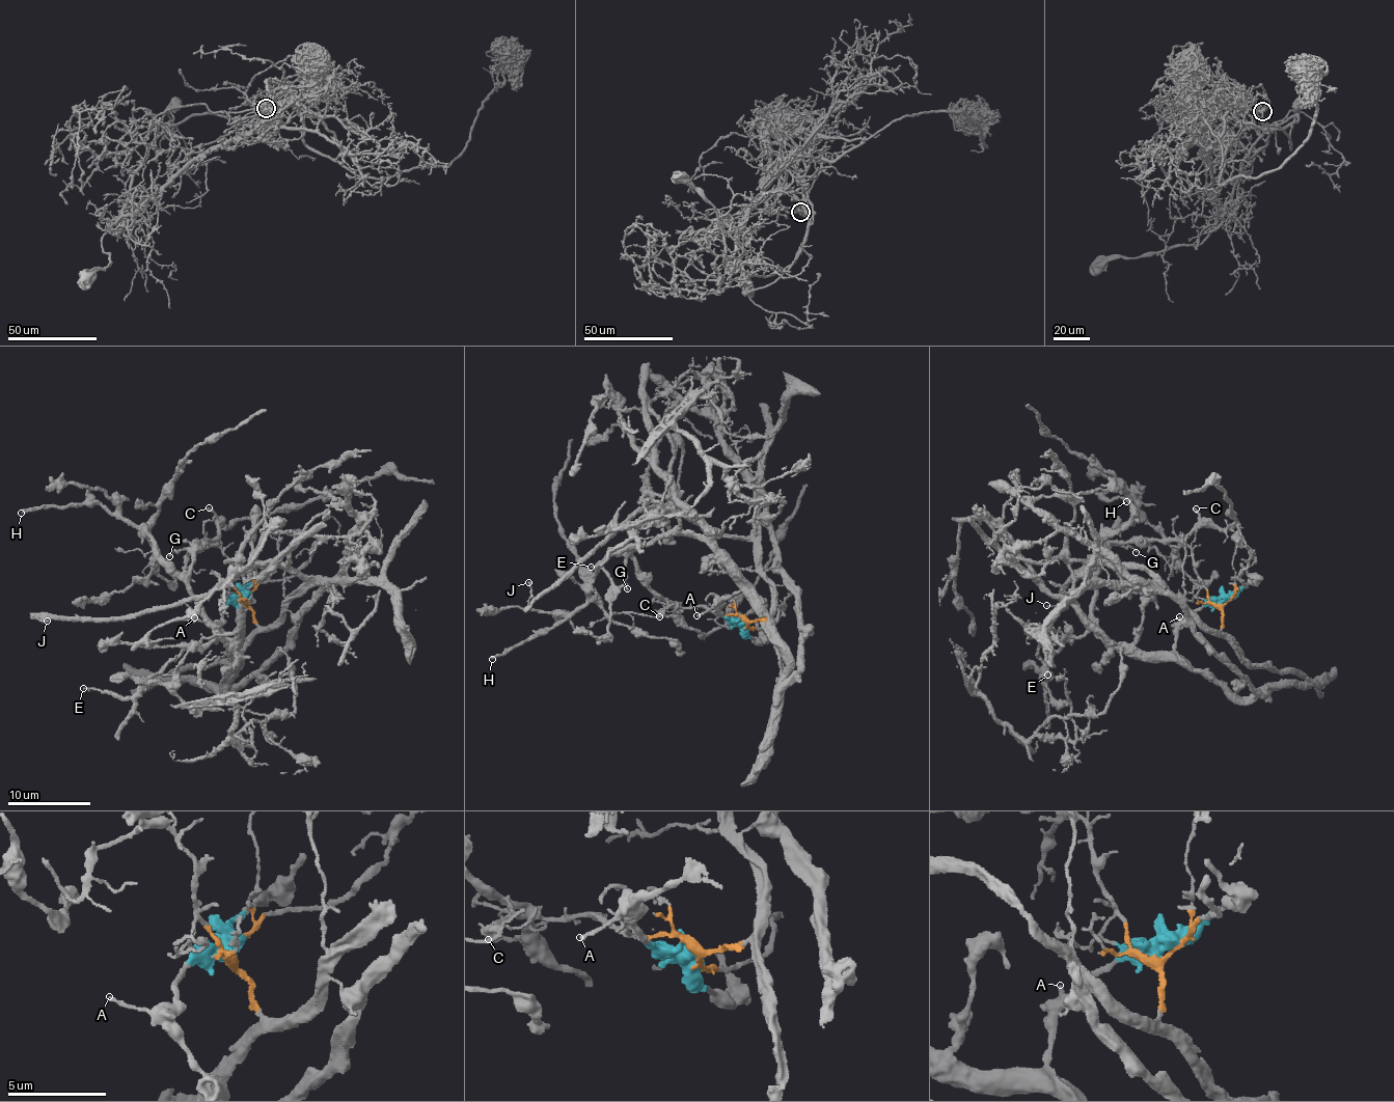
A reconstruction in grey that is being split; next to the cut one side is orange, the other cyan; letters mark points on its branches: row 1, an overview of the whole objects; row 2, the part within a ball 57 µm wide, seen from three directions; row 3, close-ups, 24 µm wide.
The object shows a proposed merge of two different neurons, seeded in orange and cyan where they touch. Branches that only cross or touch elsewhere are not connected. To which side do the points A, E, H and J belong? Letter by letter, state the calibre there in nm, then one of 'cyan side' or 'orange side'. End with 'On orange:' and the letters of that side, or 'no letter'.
A: calibre 200 nm; cyan side
E: calibre 130 nm; cyan side
H: calibre 240 nm; cyan side
J: calibre 160 nm; orange side
On orange: J

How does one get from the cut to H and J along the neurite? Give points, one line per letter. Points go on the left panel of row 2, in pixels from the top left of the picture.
H: (245, 600), (227, 601), (221, 614), (227, 654), (200, 600), (147, 534), (99, 504), (22, 514)
J: (245, 600), (252, 618), (270, 628), (303, 582), (281, 567), (253, 567), (148, 612), (38, 617), (47, 621)

